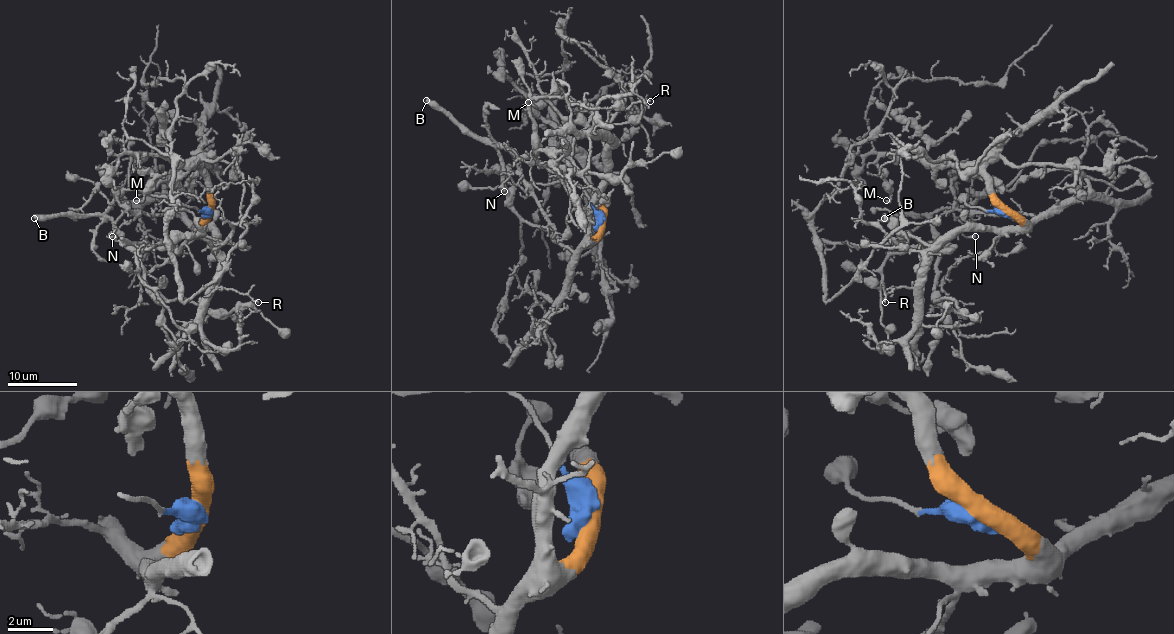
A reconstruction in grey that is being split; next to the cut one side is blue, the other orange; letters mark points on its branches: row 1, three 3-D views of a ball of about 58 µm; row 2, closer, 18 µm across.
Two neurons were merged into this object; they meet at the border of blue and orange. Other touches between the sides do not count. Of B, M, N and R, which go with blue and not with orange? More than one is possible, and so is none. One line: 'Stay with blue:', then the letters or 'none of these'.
Stay with blue: B

